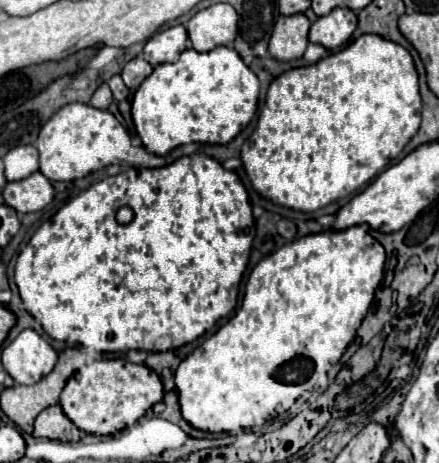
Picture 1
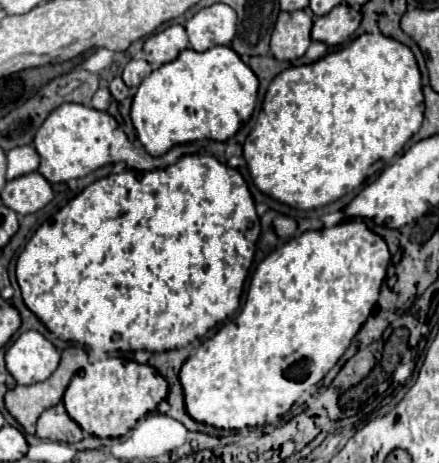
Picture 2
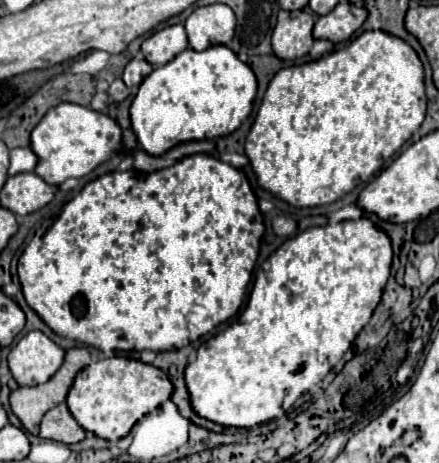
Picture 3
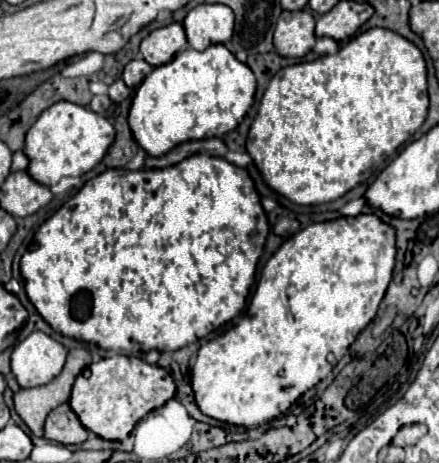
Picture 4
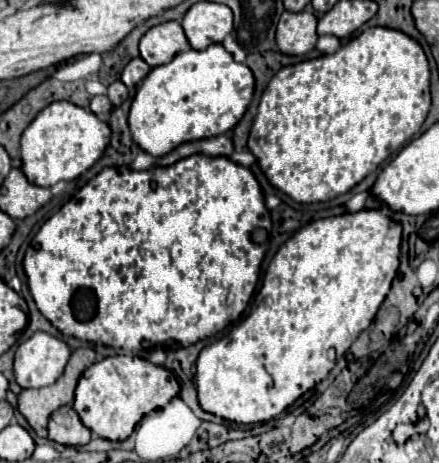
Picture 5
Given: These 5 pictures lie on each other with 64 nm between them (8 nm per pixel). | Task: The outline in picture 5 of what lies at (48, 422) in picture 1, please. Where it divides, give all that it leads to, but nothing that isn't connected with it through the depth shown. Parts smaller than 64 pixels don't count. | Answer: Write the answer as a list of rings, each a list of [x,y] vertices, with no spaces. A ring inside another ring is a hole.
[[[68,404],[50,416],[48,438],[64,446],[84,446],[90,442],[90,430],[80,420],[78,412]]]

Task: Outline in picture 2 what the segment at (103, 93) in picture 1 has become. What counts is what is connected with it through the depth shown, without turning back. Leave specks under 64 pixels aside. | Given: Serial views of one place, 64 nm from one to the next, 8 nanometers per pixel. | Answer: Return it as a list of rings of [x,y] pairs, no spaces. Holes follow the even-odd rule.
[[[98,88],[98,92],[94,94],[94,98],[92,98],[92,108],[96,108],[96,110],[108,110],[108,106],[110,106],[110,92],[108,92],[108,88]]]

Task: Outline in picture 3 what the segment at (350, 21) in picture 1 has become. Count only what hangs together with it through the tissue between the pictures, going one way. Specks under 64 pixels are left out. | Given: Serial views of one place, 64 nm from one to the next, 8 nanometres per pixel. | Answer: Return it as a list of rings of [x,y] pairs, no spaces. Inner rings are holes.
[[[340,2],[336,8],[324,16],[320,16],[314,24],[314,38],[324,38],[334,44],[348,40],[368,18],[368,10],[364,6],[352,2]]]

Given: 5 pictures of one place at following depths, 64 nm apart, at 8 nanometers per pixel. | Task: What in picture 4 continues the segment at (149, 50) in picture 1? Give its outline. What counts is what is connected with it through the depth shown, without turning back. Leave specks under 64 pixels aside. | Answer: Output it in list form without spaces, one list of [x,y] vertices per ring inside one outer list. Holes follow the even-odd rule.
[[[178,22],[152,30],[140,44],[140,52],[150,66],[168,64],[184,48],[188,48],[188,42],[184,28]]]

